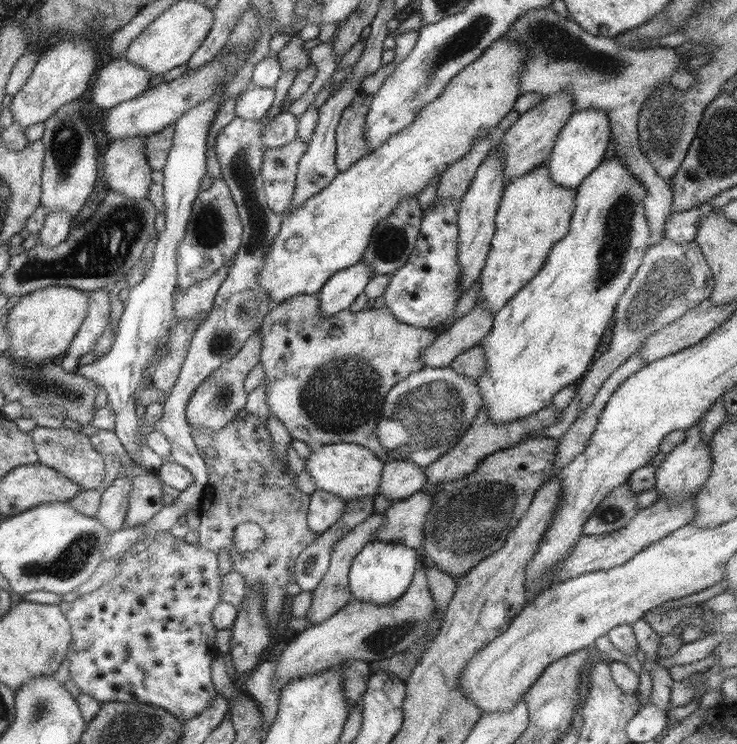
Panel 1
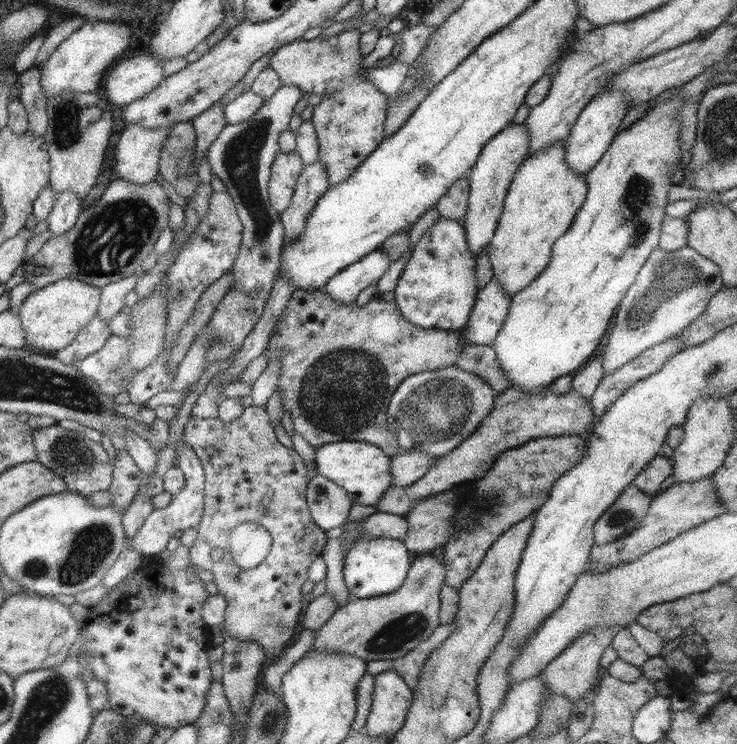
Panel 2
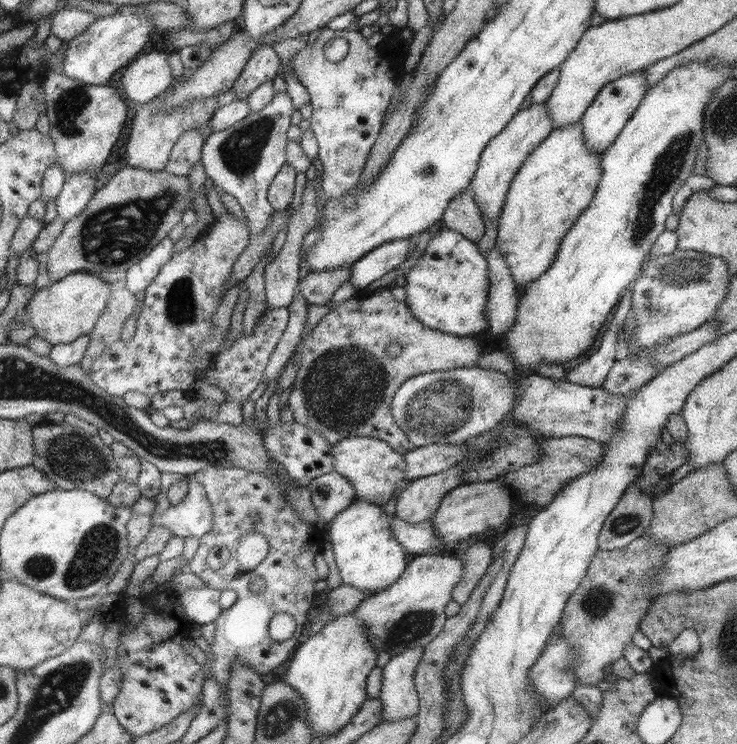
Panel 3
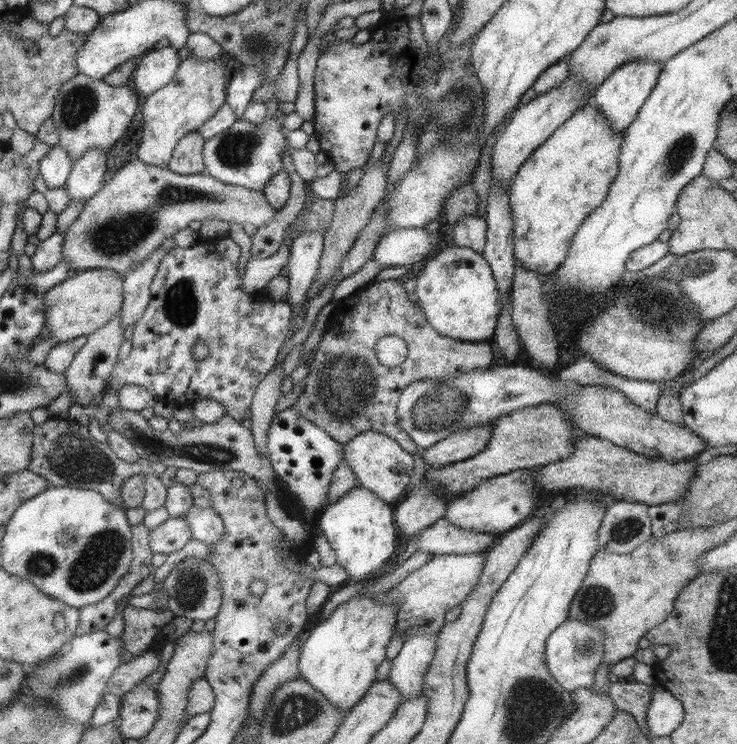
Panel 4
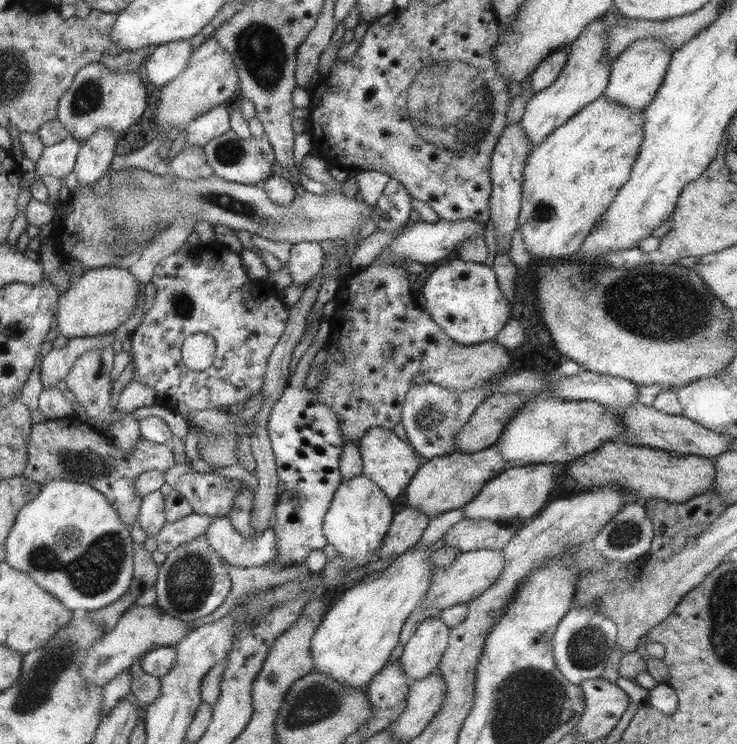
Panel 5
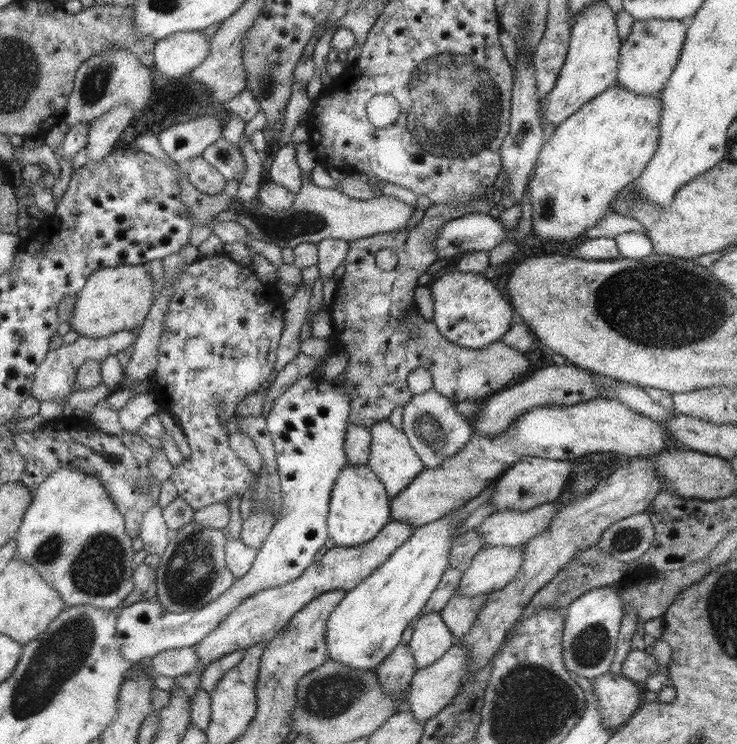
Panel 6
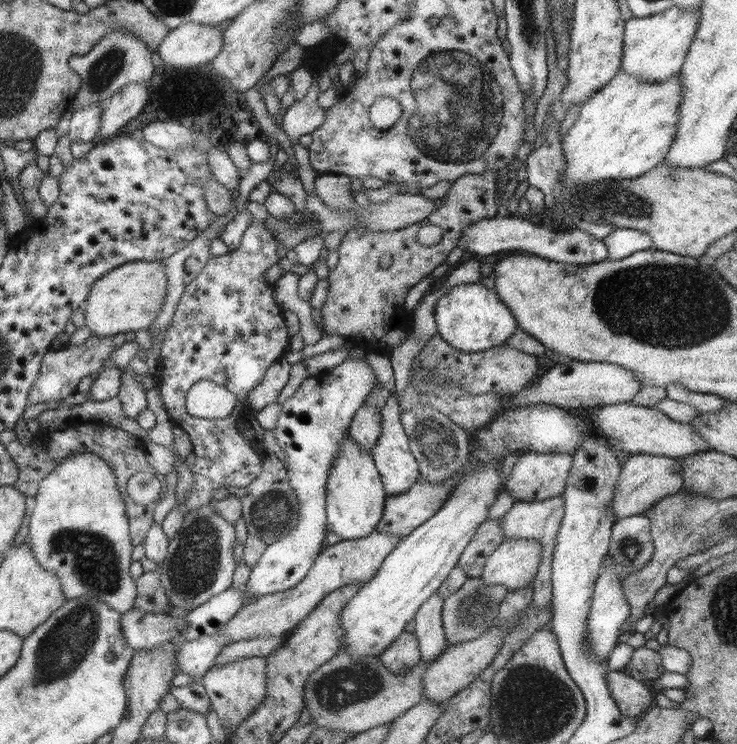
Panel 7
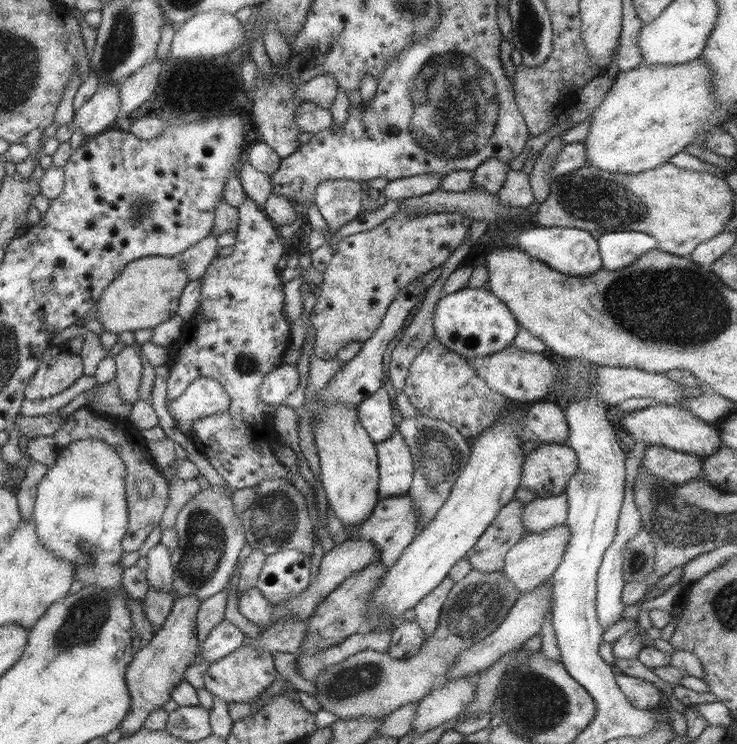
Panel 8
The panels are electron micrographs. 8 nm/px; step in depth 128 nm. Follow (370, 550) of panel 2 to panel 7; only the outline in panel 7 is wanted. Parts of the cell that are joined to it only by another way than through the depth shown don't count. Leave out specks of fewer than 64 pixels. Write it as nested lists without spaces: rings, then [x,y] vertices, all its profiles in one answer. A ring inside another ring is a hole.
[[[349,432],[343,436],[339,444],[339,454],[331,462],[327,482],[325,484],[325,510],[326,528],[334,532],[343,540],[355,540],[363,538],[373,532],[375,524],[379,522],[383,514],[384,502],[387,493],[382,487],[379,473],[377,472],[371,452],[363,450],[359,444],[355,444],[349,436]]]

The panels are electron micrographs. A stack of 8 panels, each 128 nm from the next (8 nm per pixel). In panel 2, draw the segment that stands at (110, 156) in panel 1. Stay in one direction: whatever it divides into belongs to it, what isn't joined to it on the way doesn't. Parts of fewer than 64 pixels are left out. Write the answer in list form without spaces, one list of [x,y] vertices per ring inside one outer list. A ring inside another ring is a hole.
[[[141,124],[125,126],[113,150],[116,178],[136,186],[154,182],[158,177],[158,155],[171,125],[149,129]]]

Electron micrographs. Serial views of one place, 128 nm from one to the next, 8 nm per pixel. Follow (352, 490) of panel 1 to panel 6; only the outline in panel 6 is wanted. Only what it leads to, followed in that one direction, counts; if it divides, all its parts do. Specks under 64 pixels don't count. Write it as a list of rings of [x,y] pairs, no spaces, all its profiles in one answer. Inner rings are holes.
[[[386,419],[385,421],[375,422],[369,427],[371,434],[370,451],[367,468],[374,472],[383,484],[383,488],[388,497],[397,496],[408,484],[423,471],[423,463],[415,454],[413,448],[408,443],[408,438],[404,435],[402,429],[394,428]]]

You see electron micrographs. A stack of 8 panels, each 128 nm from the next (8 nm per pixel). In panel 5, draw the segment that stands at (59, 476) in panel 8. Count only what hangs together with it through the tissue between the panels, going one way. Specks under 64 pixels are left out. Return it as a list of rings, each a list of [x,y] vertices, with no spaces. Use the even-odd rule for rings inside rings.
[[[49,480],[40,486],[37,496],[17,511],[17,517],[3,542],[5,564],[28,574],[37,586],[57,598],[70,611],[82,608],[92,612],[117,601],[129,587],[134,547],[130,529],[119,518],[105,496],[89,484],[73,480]]]

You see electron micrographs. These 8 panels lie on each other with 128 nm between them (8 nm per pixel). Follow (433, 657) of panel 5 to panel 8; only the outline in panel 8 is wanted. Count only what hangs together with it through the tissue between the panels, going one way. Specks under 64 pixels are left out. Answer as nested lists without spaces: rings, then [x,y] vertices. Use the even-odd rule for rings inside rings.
[[[445,576],[437,584],[433,590],[429,590],[415,606],[413,606],[414,622],[422,629],[424,633],[424,641],[435,633],[439,616],[441,615],[441,607],[445,602],[449,589],[453,586],[451,578]]]

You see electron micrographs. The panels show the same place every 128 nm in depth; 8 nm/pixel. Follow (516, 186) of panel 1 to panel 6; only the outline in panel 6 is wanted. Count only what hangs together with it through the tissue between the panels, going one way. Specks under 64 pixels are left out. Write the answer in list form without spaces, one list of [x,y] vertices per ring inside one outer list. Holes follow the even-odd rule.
[[[614,83],[609,86],[607,90],[603,90],[601,94],[597,94],[595,98],[585,101],[585,104],[581,105],[579,110],[575,110],[571,116],[565,118],[563,122],[560,122],[553,135],[544,142],[538,156],[533,164],[532,174],[530,174],[530,180],[526,185],[529,188],[528,200],[531,208],[531,228],[532,234],[535,238],[543,240],[543,247],[546,252],[554,252],[556,249],[563,249],[571,243],[580,240],[583,234],[589,226],[593,226],[595,222],[599,221],[605,214],[611,212],[613,200],[617,197],[617,192],[627,187],[631,182],[635,181],[640,173],[645,169],[645,164],[650,160],[656,151],[657,136],[659,132],[659,115],[661,115],[661,100],[659,100],[659,94],[653,94],[653,96],[637,96],[625,88],[621,88],[619,84]]]

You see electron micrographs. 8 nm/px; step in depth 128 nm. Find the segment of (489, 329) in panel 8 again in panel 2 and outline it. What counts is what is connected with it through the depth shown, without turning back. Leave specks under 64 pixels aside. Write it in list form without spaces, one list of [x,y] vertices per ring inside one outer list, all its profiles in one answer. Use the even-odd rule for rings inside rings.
[[[439,217],[433,225],[429,226],[429,230],[421,234],[419,241],[413,245],[411,256],[405,263],[405,267],[399,278],[397,278],[396,286],[392,291],[394,294],[393,301],[399,308],[401,316],[407,322],[411,322],[413,326],[446,331],[458,331],[465,326],[469,311],[471,311],[471,307],[475,303],[477,289],[475,258],[467,248],[467,238],[465,238],[463,225],[459,221]]]

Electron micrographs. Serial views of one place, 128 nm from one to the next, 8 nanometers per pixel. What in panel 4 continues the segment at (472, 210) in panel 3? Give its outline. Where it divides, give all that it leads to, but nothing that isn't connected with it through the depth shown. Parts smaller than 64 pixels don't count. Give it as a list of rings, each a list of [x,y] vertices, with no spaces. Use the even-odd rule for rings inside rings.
[[[462,216],[451,228],[451,240],[459,247],[471,248],[477,253],[483,254],[486,241],[486,222],[483,217]]]

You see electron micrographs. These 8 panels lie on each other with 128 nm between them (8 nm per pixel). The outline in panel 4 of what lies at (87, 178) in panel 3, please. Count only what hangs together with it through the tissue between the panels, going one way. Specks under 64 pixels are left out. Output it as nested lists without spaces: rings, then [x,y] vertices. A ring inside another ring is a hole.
[[[90,149],[84,156],[73,162],[65,190],[71,200],[87,201],[101,189],[105,176],[105,151]]]

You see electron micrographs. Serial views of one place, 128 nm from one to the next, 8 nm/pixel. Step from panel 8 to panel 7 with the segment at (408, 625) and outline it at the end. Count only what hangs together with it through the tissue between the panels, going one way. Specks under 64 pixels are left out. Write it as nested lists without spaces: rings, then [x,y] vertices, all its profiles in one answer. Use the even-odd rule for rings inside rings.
[[[401,632],[378,658],[389,673],[407,673],[420,662],[415,636],[407,632]]]

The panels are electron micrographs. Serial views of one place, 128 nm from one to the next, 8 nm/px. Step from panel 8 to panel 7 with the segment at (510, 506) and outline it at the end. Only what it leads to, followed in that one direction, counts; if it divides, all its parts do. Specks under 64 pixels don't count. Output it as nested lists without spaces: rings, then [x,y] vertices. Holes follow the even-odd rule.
[[[487,518],[481,522],[479,527],[475,529],[473,537],[465,545],[465,549],[459,554],[457,566],[466,575],[471,577],[481,575],[483,565],[485,565],[485,559],[493,553],[493,550],[497,546],[505,541],[505,536],[503,536],[503,530],[499,526],[499,521],[501,521],[501,518]]]

